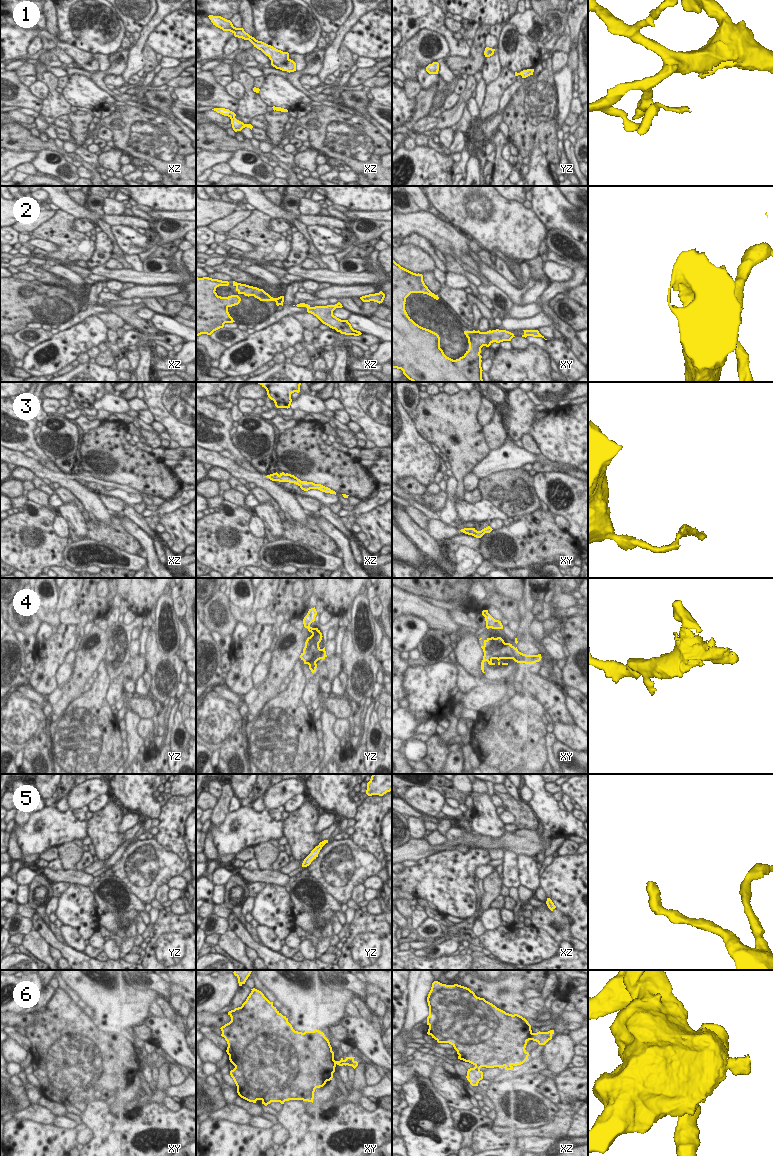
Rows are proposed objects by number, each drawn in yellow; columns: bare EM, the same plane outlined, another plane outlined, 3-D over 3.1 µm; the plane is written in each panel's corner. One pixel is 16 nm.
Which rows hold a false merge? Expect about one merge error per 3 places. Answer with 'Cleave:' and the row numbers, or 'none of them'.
Cleave: 1, 4, 6

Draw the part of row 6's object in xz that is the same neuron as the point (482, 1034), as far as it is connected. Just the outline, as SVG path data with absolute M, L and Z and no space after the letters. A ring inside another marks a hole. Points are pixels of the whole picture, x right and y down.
M438 981L432 983L427 1002L427 1034L438 1043L451 1044L459 1055L458 1059L475 1066L468 1069L466 1076L472 1086L478 1086L479 1081L483 1079L481 1067L504 1067L508 1071L528 1060L529 1053L525 1048L532 1030L531 1025L522 1016L506 1013L484 998L477 997L467 987L458 984L446 985Z

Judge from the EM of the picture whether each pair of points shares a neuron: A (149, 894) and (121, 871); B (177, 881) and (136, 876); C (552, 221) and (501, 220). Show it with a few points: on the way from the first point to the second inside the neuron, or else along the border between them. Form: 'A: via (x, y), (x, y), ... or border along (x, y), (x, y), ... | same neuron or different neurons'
A: via (142, 887), (128, 874) | same neuron
B: border along (181, 874), (175, 875), (167, 883) | different neurons
C: border along (532, 209), (548, 229) | different neurons

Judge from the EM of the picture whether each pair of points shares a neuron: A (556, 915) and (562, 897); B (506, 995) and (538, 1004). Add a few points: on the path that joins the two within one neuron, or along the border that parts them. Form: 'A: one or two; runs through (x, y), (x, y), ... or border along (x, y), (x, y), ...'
A: two; border along (556, 907), (570, 919), (571, 928)
B: two; border along (526, 999), (526, 1002), (538, 1011)

